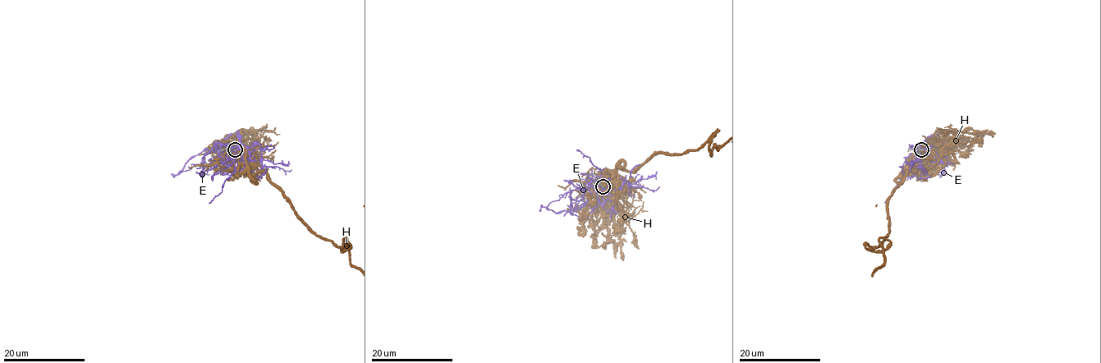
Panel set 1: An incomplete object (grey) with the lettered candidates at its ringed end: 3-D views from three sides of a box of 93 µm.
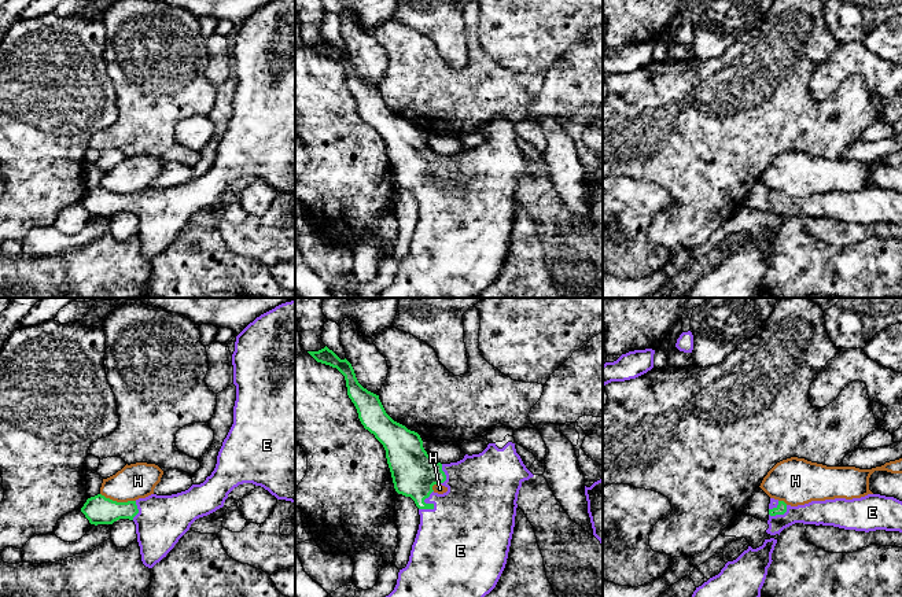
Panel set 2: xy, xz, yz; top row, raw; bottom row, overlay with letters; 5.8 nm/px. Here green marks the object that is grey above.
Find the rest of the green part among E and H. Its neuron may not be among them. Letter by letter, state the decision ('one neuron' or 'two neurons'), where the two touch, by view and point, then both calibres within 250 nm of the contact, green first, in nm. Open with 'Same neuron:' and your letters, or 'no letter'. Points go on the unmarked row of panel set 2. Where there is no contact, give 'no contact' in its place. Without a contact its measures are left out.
Same neuron: E
E: one neuron; contact xz (431, 196); calibres 260 and 460 nm
H: two neurons; contact xy (118, 195); calibres 170 and 200 nm

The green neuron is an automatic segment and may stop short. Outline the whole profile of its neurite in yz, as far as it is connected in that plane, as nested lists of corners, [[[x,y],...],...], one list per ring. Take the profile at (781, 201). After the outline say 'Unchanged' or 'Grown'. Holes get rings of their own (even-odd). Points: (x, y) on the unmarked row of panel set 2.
[[[880,187],[861,191],[835,191],[811,194],[791,199],[784,194],[770,191],[767,226],[776,228],[795,217],[833,218],[855,224],[899,224],[902,225],[902,194]]]. Grown

